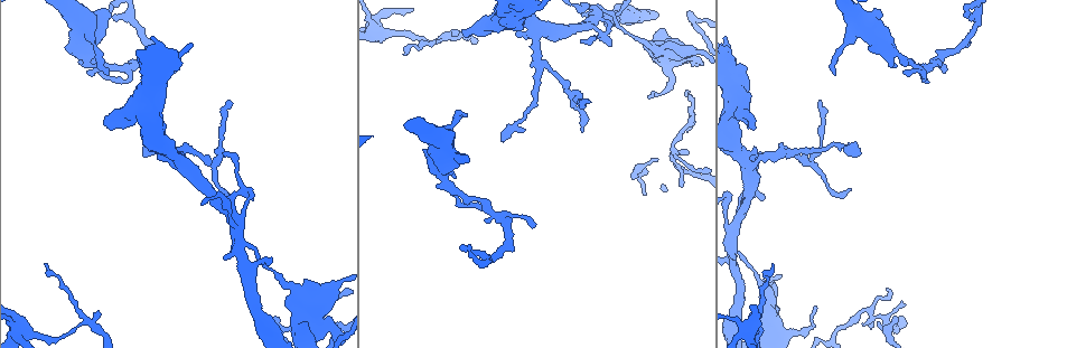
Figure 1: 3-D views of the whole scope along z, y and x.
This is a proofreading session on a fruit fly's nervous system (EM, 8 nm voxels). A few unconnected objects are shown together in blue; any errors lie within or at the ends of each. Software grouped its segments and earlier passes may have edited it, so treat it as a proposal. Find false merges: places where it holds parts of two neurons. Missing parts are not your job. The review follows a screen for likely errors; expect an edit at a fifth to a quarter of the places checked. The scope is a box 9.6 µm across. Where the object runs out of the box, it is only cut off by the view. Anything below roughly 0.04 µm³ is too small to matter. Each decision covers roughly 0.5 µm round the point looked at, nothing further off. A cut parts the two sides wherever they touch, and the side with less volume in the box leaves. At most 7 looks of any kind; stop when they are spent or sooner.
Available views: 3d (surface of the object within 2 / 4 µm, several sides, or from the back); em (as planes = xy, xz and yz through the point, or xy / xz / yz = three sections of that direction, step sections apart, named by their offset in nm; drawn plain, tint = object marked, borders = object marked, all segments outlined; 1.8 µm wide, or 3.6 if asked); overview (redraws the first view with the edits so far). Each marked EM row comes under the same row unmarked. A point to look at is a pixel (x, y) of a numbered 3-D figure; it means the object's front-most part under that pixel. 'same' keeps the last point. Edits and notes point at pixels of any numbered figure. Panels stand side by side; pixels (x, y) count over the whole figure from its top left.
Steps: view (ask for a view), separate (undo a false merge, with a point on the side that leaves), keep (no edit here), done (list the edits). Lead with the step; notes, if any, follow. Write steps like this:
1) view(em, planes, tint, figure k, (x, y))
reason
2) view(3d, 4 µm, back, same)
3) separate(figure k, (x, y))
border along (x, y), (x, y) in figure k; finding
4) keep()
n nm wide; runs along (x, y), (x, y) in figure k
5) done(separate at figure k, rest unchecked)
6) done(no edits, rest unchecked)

view(em, planes, borders, figure 1, (732, 235))
sudden change in width

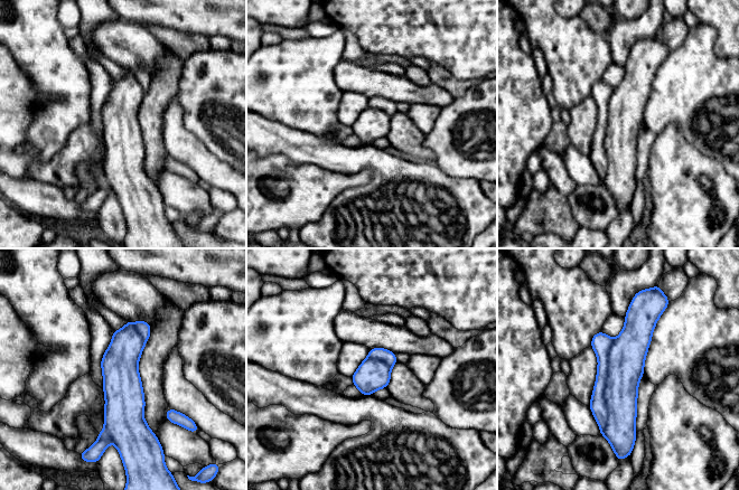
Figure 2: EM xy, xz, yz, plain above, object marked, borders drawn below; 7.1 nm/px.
separate(figure 2, (598, 406))
the part that leaves runs along (599, 335), (601, 425) in figure 2; a second neuron is stuck on

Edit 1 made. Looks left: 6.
view(3d, 2 µm, figure 1, (809, 162))
abrupt turn

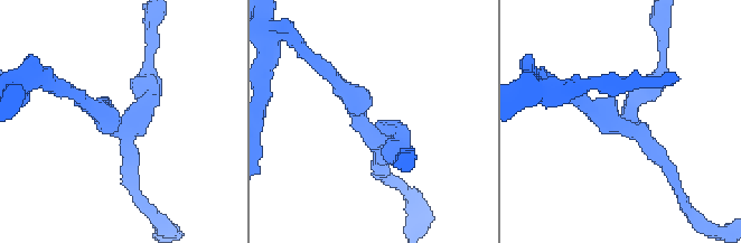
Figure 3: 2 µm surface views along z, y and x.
view(em, xz, step 8, tint, figure 3, (112, 122))

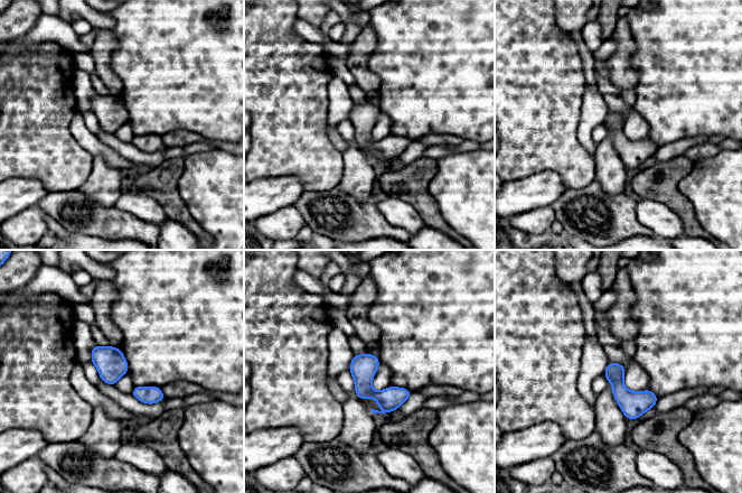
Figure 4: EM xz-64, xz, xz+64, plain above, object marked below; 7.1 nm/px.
keep()
continuous, no second neuron

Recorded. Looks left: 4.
view(em, 3.6 µm, planes, tint, figure 1, (905, 59))
thick turns thin

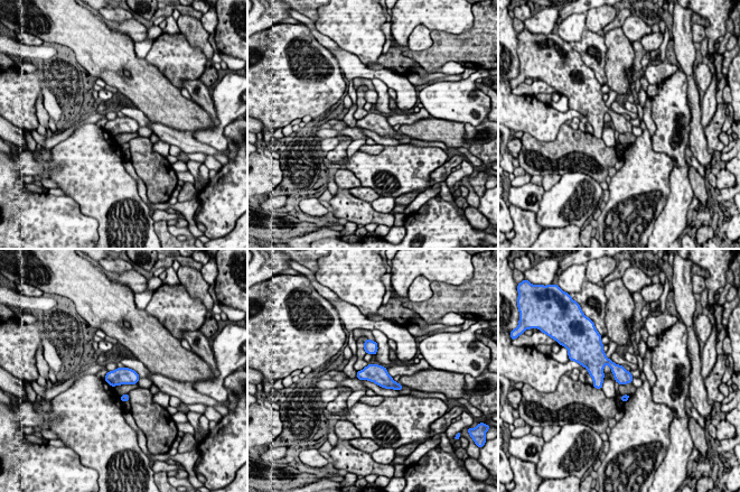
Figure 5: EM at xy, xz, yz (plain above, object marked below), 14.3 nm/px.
keep()
all the same neuron

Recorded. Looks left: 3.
done(separate at figure 2, rest unchecked)

